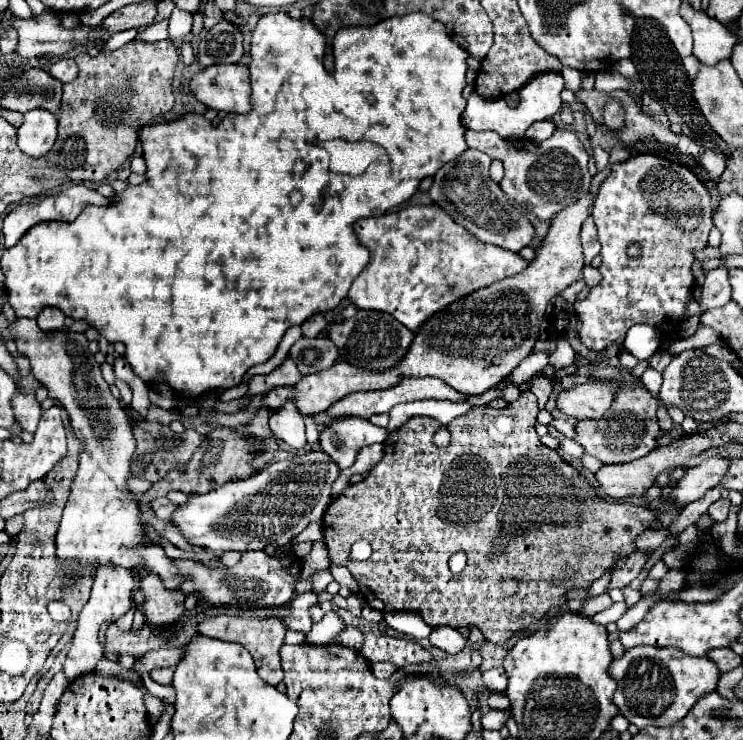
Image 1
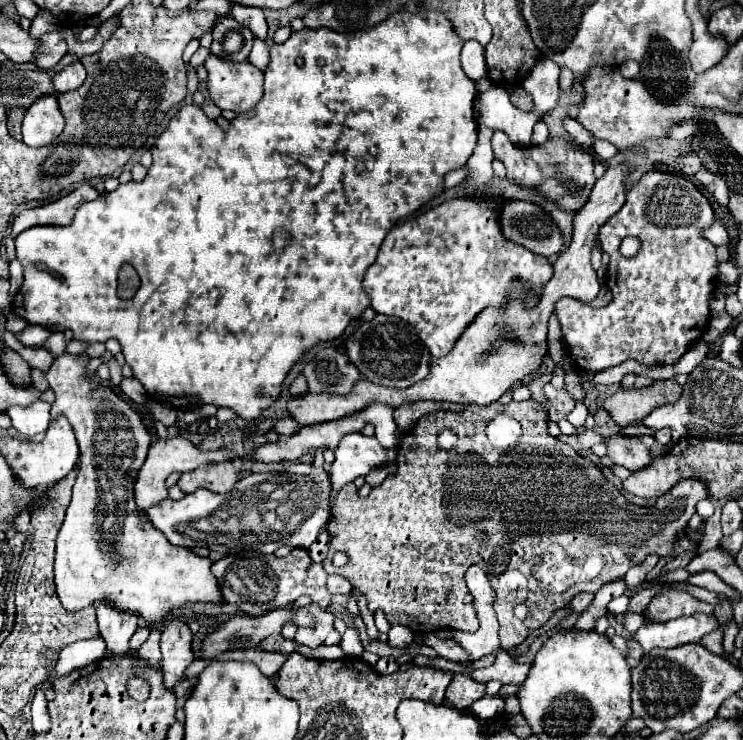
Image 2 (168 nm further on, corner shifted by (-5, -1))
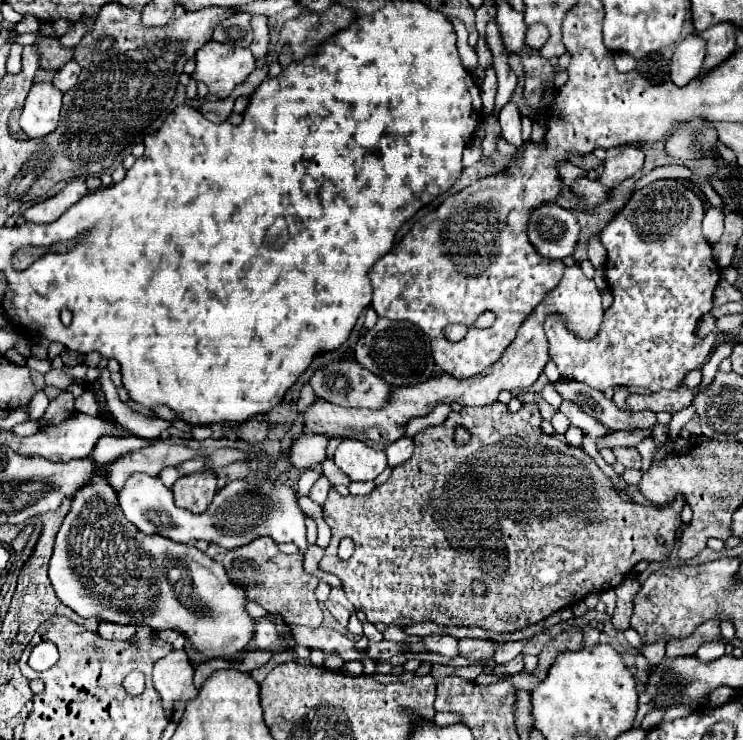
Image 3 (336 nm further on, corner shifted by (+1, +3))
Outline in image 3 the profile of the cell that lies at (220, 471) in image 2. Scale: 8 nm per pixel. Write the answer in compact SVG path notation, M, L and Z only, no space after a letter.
M202 470L202 472L182 476L172 486L176 504L180 508L192 510L194 514L200 514L208 508L208 504L212 502L212 496L216 494L216 490L218 490L216 476L210 470Z

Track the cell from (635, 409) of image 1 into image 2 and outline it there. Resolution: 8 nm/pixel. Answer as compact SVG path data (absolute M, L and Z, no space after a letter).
M622 434L610 436L606 438L606 446L608 446L608 456L612 458L612 462L628 468L630 472L646 468L652 460L648 454L648 448L640 440L630 436L622 436Z

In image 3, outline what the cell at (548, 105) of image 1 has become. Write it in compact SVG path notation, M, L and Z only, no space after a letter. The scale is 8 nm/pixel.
M506 104L500 112L500 126L502 126L502 136L514 144L516 148L520 148L524 144L522 140L522 128L520 128L520 112L516 108L516 104Z

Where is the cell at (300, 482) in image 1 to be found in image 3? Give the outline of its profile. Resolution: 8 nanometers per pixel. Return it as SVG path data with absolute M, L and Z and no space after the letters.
M132 474L122 492L118 492L124 516L144 534L160 534L172 542L186 544L190 540L206 540L220 548L240 548L258 538L272 538L274 542L294 542L300 550L306 550L306 514L298 504L298 494L288 484L270 484L270 492L250 488L246 480L228 482L214 494L206 512L194 514L176 506L172 490L168 490L158 478L146 474Z

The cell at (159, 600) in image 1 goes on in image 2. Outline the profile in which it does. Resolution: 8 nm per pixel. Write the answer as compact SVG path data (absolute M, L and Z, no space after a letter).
M168 622L162 632L162 678L168 690L184 680L184 672L194 660L192 632L184 622Z

